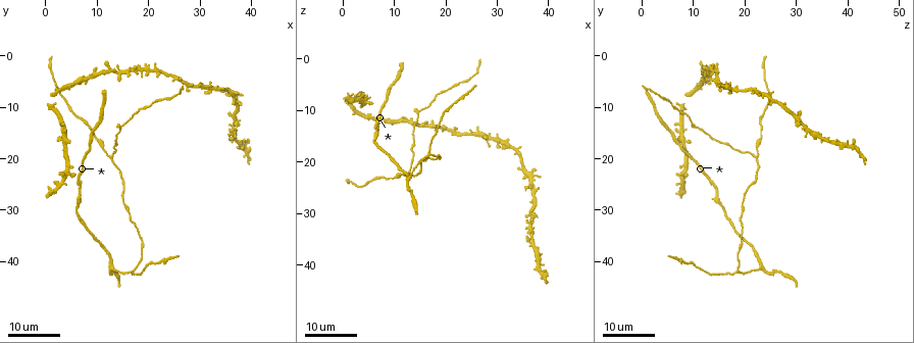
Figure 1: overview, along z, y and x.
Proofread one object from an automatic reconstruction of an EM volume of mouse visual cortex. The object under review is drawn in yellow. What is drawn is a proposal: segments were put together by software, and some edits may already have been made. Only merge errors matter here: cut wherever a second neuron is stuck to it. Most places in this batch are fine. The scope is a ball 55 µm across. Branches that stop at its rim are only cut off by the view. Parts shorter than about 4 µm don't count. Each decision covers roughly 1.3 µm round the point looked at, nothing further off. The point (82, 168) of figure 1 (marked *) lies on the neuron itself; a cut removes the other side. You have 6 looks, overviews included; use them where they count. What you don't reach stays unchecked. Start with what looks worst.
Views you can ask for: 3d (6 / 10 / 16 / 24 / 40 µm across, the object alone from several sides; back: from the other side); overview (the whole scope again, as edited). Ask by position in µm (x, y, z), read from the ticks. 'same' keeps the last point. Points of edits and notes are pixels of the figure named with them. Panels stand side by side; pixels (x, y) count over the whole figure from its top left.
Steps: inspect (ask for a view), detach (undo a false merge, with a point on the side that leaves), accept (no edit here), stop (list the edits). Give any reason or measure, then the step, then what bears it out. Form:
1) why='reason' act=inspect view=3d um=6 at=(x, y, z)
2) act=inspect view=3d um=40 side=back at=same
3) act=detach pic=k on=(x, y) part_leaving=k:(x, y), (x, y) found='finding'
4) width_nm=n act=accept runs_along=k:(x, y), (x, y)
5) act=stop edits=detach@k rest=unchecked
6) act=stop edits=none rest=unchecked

why='arms part here' act=inspect view=3d um=16 at=(13.0, 19.5, 21.5)

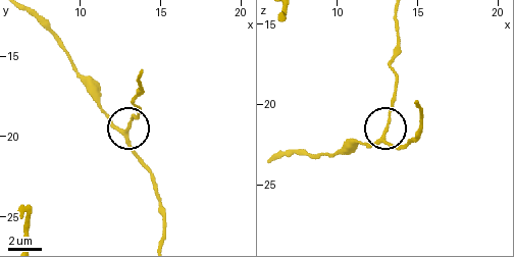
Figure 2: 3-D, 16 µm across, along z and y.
act=inspect view=3d um=6 at=(12.9, 19.6, 22.0)

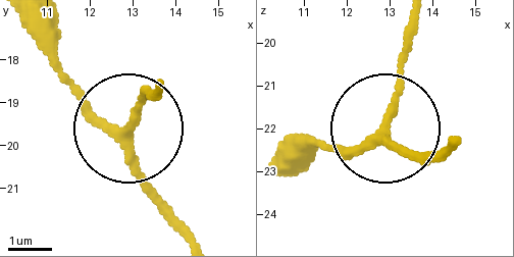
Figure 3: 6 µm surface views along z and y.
act=inspect view=3d um=6 side=back at=(12.90, 19.65, 21.90)

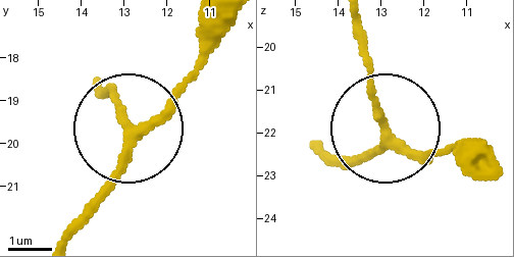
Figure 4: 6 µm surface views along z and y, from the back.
act=accept found='continuous, no second neuron'

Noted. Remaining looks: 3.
why='three-way junction' act=inspect view=3d um=16 at=(17.0, 41.5, 19.0)

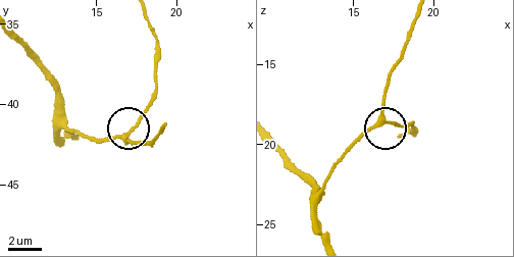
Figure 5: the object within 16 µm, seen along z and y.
why='zoom in' act=inspect view=3d um=6 at=(17.1, 41.8, 18.5)

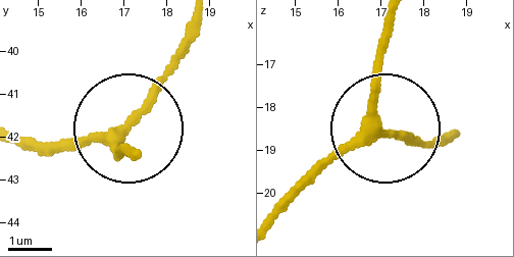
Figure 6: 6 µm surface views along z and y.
act=accept runs_along=6:(277, 218), (332, 163), (388, 131), (450, 142) found='continuous, no second neuron'

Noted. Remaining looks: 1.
act=stop edits=none rest=unchecked

